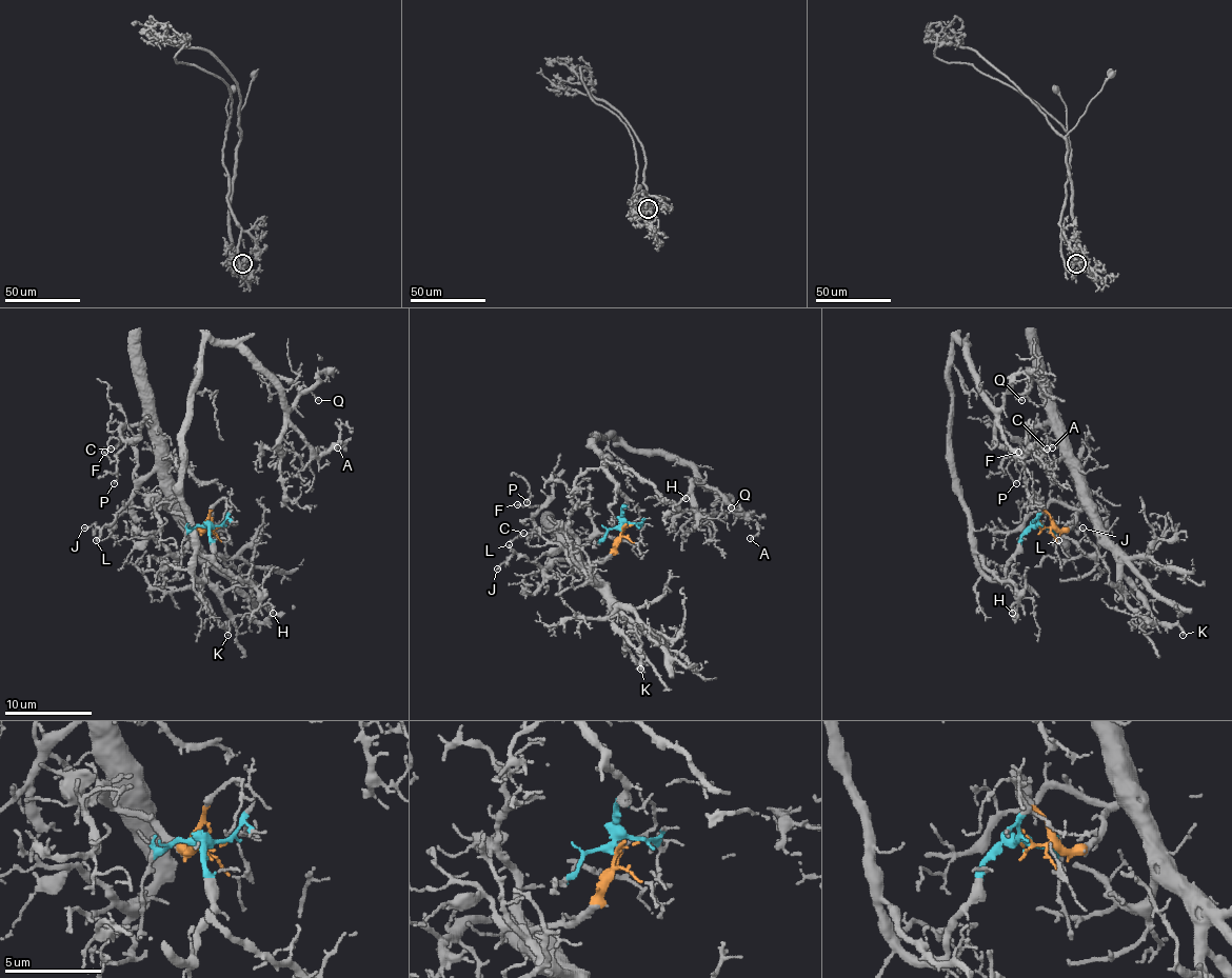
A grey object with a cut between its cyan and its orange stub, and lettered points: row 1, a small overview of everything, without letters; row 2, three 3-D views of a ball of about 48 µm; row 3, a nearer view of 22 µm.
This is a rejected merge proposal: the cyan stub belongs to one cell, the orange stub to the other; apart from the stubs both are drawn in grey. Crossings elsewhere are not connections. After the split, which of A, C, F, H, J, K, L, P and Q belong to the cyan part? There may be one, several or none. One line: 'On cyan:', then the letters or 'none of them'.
On cyan: A, H, Q

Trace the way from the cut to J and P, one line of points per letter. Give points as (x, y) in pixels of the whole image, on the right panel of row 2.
J: (1041, 530), (1066, 527), (1081, 509), (1079, 480), (1072, 473), (1081, 503), (1068, 527), (1074, 523), (1084, 527)
P: (1041, 530), (1066, 527), (1081, 509), (1068, 464), (1068, 444), (1050, 424), (1033, 430), (1007, 466), (1015, 484)

